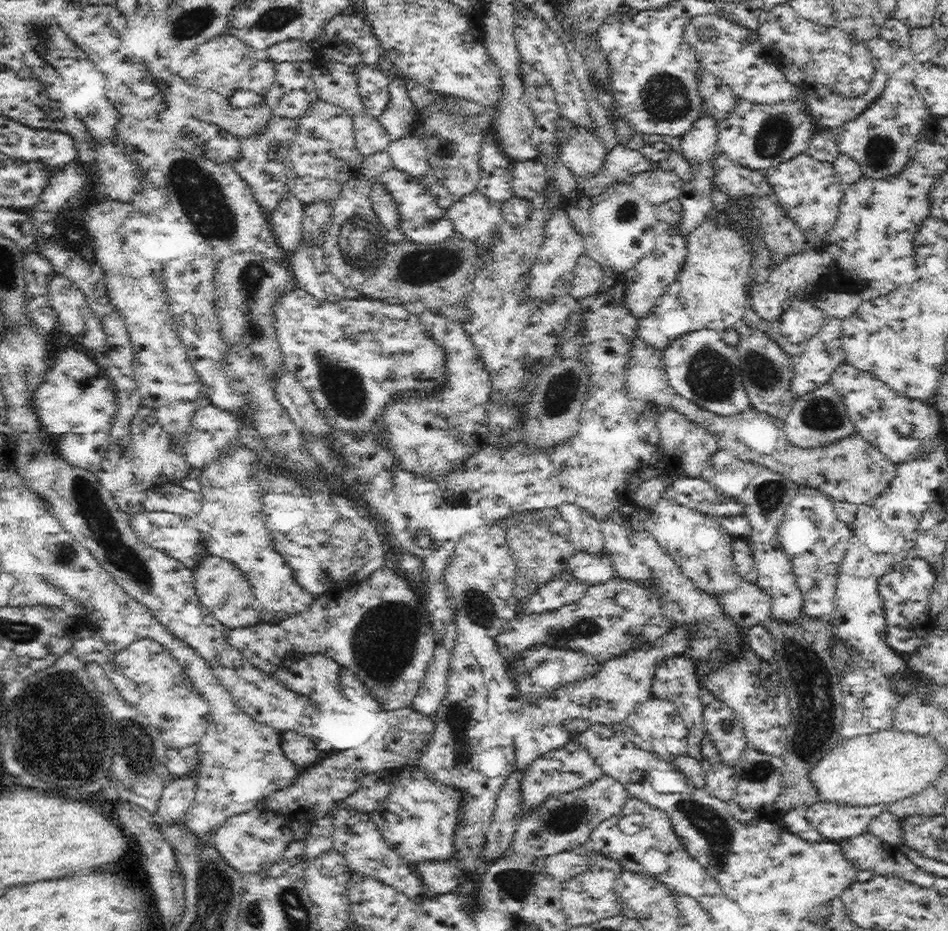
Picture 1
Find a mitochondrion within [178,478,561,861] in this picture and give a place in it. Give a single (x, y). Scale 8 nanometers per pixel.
(458, 720)

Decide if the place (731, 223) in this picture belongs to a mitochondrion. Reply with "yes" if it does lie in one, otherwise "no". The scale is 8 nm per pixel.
no

